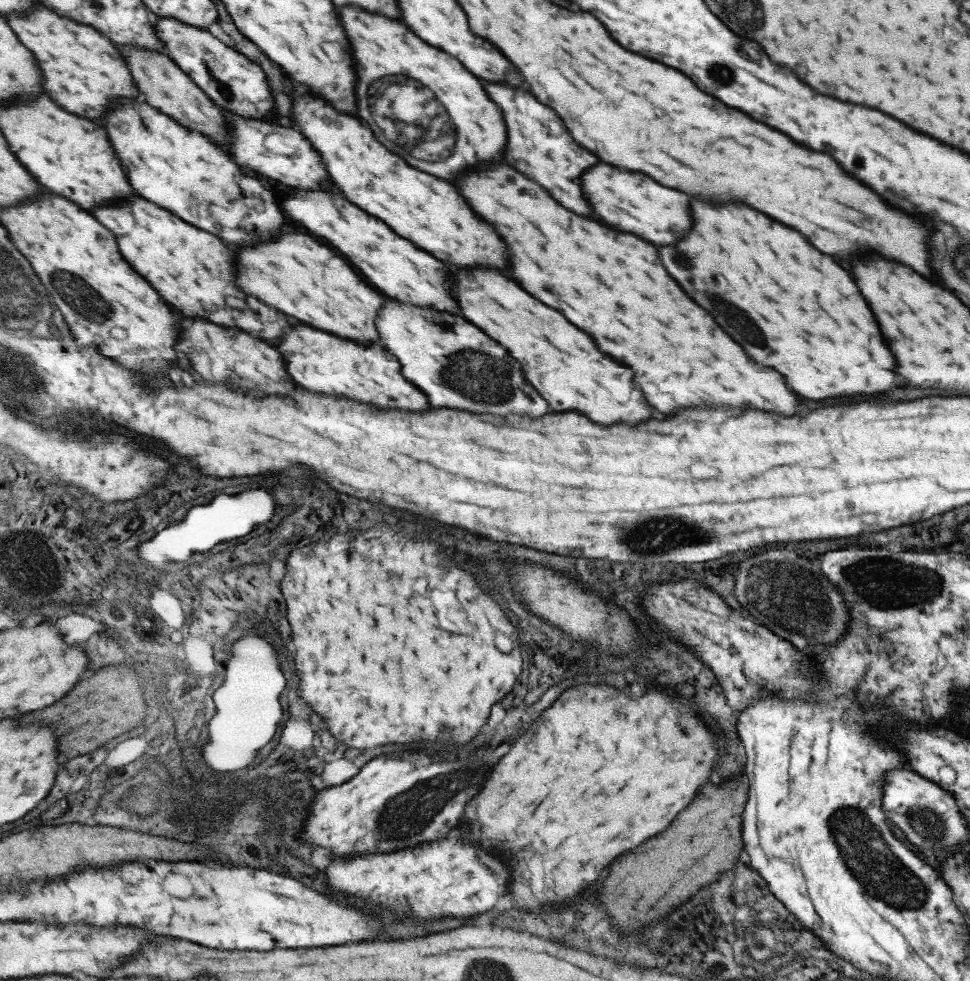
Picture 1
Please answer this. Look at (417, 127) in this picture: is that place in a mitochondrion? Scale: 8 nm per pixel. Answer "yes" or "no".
yes

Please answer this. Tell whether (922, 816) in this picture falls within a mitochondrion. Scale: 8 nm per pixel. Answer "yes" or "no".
yes

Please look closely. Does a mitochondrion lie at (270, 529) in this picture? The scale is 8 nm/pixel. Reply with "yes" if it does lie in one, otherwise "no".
no

